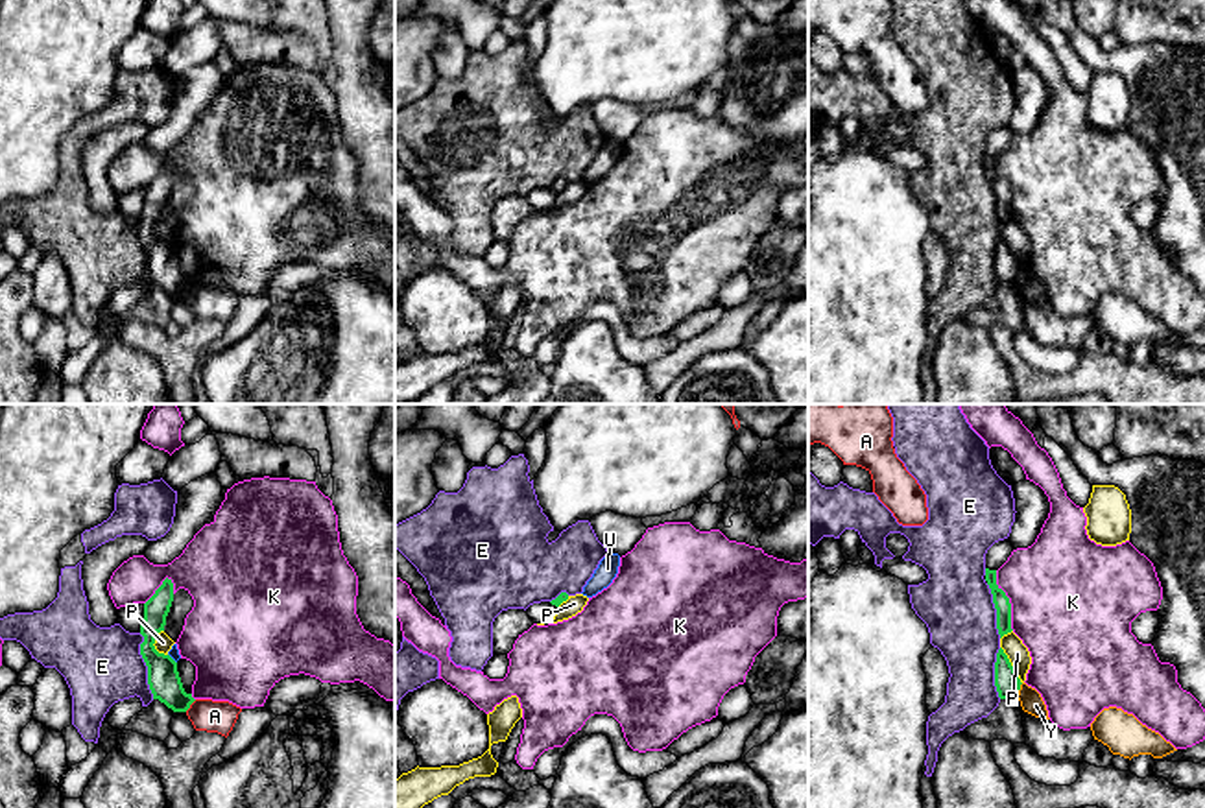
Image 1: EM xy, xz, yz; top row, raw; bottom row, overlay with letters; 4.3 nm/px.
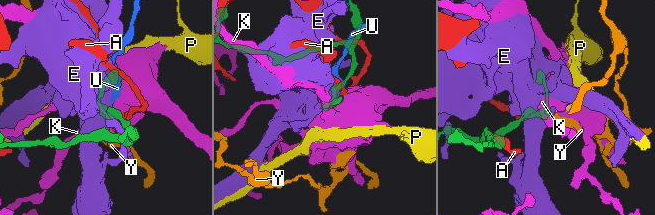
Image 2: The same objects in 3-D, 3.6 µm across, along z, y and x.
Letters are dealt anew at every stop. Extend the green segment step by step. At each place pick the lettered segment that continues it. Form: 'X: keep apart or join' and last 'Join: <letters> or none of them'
A: keep apart
E: keep apart
K: keep apart
P: keep apart
U: keep apart
Y: keep apart
Join: none of them

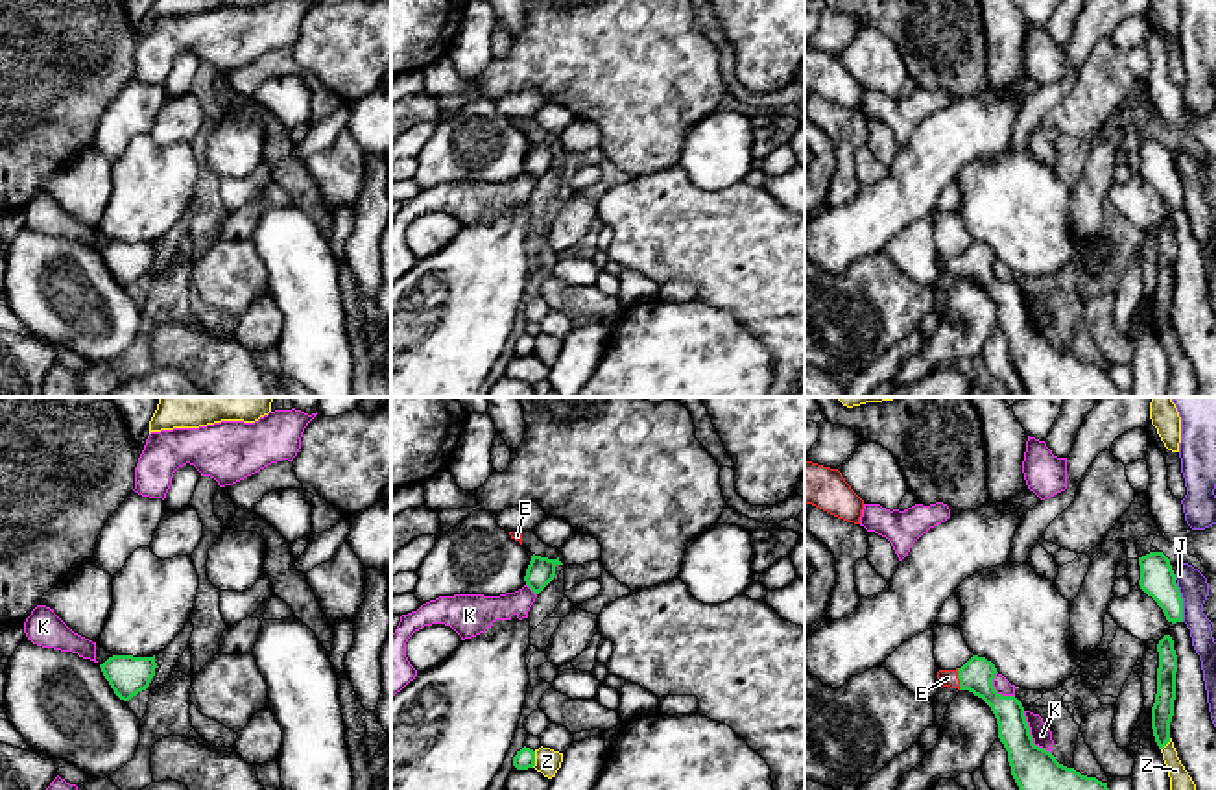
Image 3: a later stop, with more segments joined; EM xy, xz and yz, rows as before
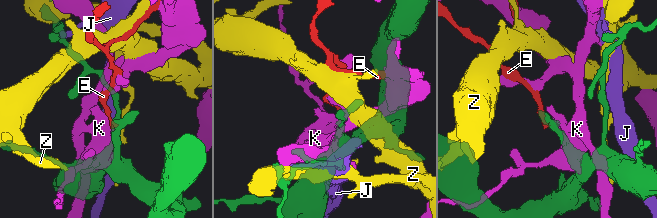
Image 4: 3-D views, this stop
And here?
E: join
J: keep apart
K: keep apart
Z: keep apart
Join: E

